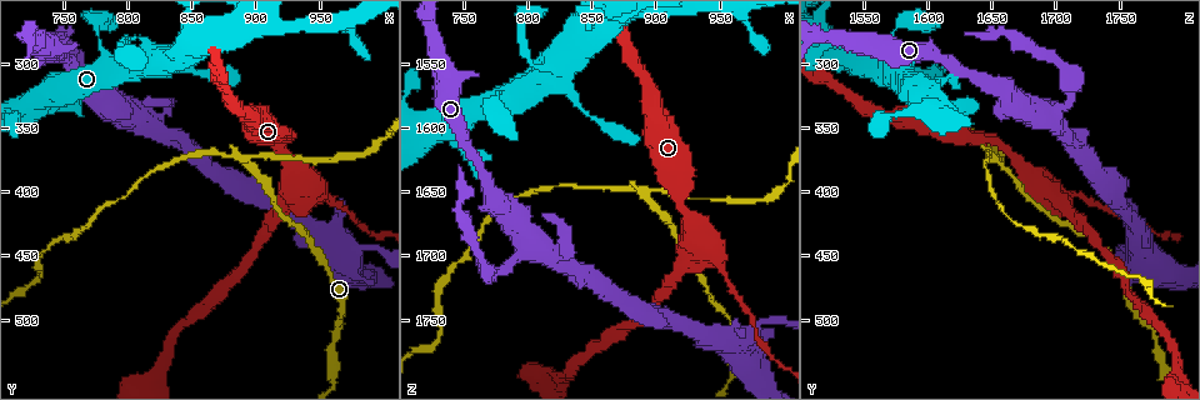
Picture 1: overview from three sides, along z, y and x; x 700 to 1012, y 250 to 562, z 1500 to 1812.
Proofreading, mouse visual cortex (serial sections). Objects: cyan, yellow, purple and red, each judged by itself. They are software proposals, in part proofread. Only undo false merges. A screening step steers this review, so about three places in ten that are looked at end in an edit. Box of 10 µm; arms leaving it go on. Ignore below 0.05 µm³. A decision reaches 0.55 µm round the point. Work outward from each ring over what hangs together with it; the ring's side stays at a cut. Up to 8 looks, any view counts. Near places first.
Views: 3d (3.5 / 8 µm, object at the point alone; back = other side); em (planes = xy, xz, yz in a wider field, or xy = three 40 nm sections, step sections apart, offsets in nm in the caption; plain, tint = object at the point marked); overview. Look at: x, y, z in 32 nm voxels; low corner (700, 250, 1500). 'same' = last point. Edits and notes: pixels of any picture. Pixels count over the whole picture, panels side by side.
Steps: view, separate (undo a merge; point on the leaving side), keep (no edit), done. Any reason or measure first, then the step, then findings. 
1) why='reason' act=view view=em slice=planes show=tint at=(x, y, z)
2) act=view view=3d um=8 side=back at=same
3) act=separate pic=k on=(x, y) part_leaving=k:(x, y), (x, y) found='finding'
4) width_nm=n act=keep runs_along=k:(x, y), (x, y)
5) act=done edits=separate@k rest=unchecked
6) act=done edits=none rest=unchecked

why='thick turns thin' act=view view=3d um=3.5 at=(976, 446, 1762)

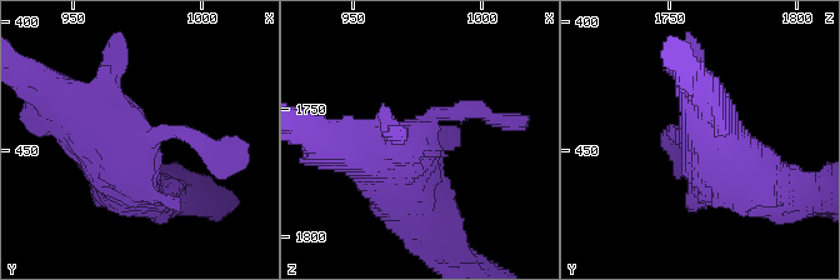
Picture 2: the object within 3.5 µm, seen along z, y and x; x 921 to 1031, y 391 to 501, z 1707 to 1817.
why='shape alone is not enough' act=view view=em slice=xy step=3 show=tint at=(974, 446, 1762)

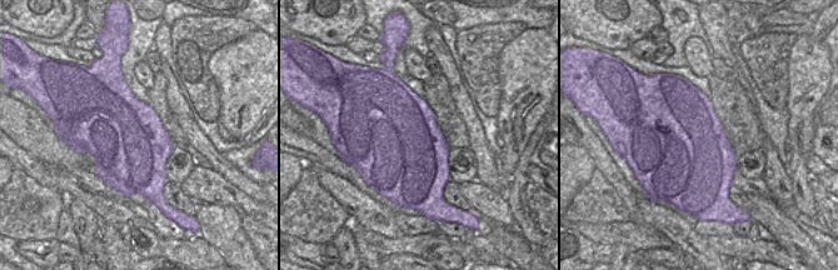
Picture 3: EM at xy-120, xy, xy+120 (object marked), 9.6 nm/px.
act=keep runs_along=2:(45, 85), (99, 135), (138, 189) found='continuous, no second cell'

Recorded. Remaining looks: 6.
why='calibre changes' act=view view=3d um=3.5 at=(956, 404, 1720)

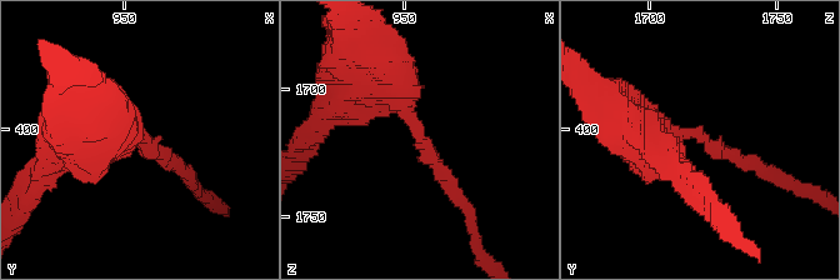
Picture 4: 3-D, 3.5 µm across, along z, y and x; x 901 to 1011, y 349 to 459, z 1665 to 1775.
arm_widths_nm=200,500 why='now the EM' act=view view=em slice=xy step=1 show=tint at=(956, 402, 1721)

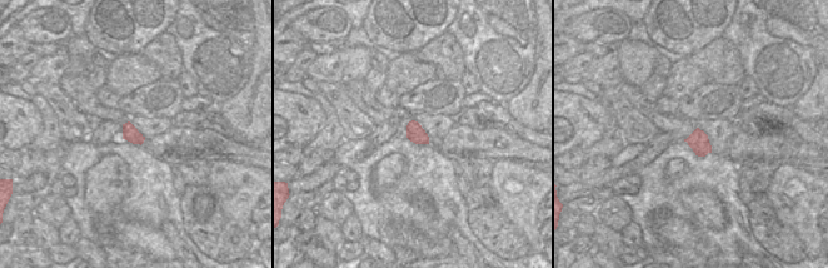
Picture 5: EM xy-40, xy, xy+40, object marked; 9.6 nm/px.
act=keep runs_along=4:(361, 70), (404, 93), (461, 201) found='one cell here'

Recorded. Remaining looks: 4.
why='branch point' act=view view=3d um=3.5 at=(890, 376, 1650)

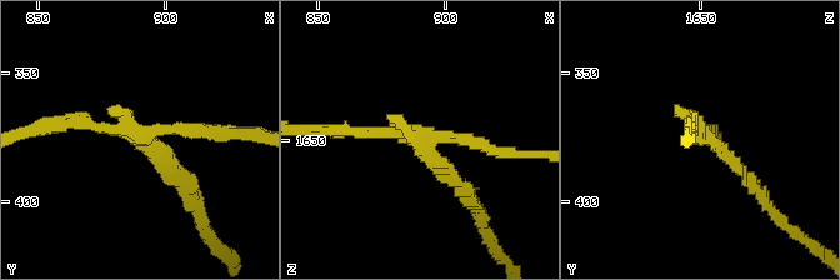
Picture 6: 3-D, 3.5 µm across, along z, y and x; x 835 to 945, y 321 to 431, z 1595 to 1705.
arms=3 arm_widths_nm=150,150,200 act=view view=em slice=xy step=5 show=tint at=(891, 376, 1652)

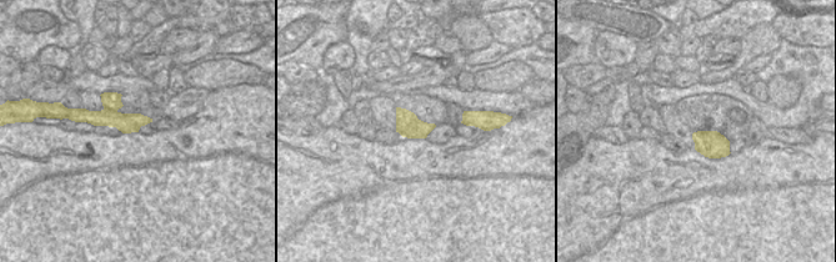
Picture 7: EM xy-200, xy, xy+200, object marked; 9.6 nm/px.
act=separate pic=6 on=(195, 128) found='a second cell is stuck on'

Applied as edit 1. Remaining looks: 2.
act=done edits=separate@6 rest=unchecked

